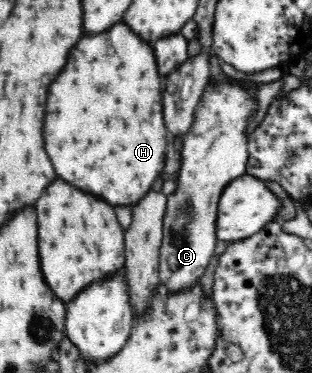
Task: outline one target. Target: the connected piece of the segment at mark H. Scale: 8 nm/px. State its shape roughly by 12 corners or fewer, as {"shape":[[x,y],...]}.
{"shape":[[84,34],[46,98],[56,174],[136,206],[164,177],[154,49]]}

